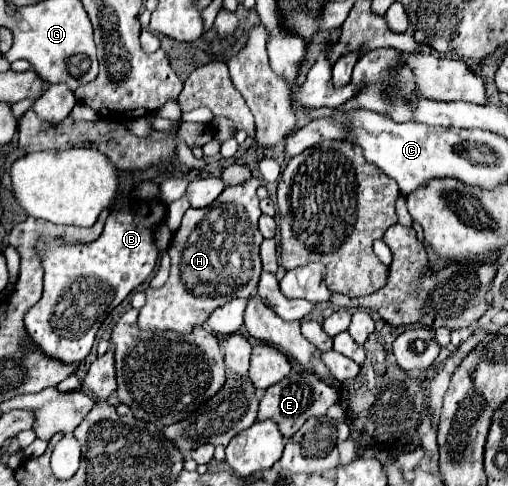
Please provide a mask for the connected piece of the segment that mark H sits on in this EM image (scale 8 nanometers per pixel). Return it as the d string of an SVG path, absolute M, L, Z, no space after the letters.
M251 177L247 183L225 189L213 205L205 209L187 209L181 221L181 227L171 239L171 245L167 249L171 257L171 275L167 283L159 289L147 289L147 303L139 311L139 329L145 331L175 331L175 333L191 333L193 327L203 325L209 315L225 305L227 301L235 297L249 297L259 281L261 275L261 259L259 259L259 245L263 241L257 219L261 215L259 209L259 197L255 197L255 191L259 187L259 179Z

